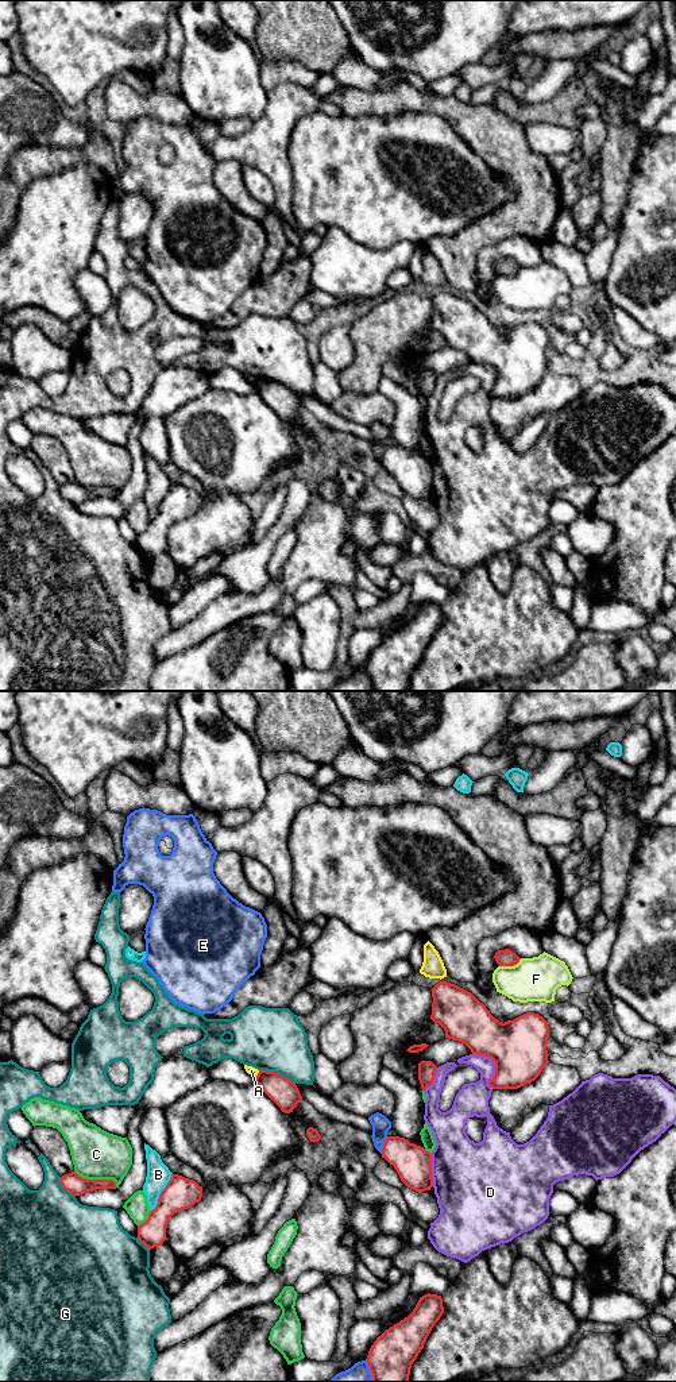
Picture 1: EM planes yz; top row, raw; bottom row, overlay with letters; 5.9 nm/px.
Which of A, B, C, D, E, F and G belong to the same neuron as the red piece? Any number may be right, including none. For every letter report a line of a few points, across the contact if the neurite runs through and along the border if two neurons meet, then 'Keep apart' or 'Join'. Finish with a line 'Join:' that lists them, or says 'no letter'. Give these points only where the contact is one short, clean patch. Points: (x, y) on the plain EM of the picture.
A: Line: yz (259, 379), (255, 388). Keep apart
B: Keep apart
C: Keep apart
D: Keep apart
E: Keep apart
F: Keep apart
G: Keep apart
Join: no letter

